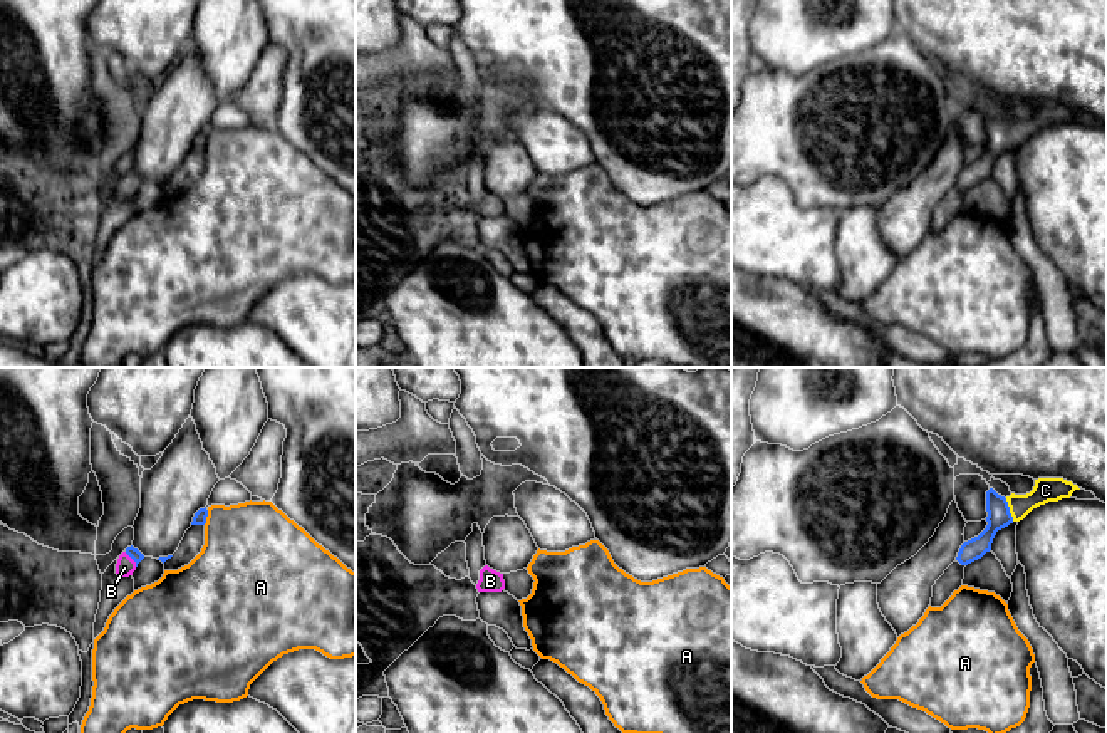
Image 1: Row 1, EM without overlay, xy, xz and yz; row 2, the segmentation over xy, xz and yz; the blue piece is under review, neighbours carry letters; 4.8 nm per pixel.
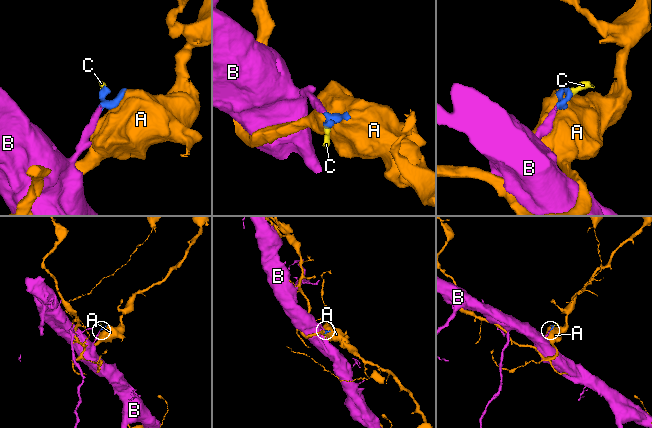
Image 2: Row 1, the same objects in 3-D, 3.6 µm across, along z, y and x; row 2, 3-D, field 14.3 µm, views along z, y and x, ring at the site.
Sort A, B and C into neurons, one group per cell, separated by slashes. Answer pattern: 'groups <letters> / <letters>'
groups A / B C

